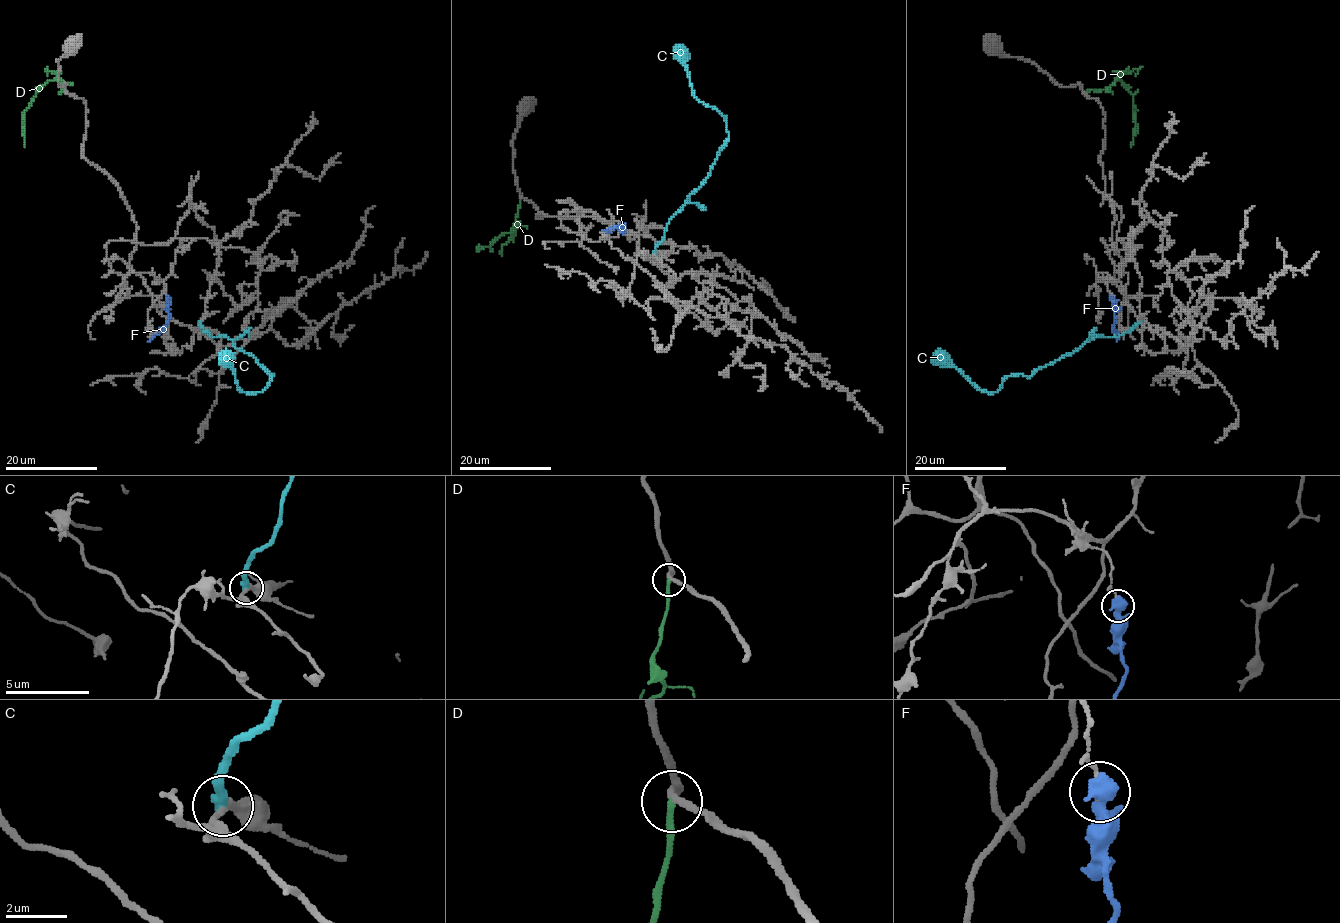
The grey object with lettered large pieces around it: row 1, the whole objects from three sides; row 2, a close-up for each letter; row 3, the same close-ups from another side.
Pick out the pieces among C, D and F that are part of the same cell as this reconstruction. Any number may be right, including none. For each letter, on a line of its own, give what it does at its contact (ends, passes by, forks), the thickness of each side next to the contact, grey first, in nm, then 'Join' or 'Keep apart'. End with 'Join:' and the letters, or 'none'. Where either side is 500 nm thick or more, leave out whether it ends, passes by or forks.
C: It ends there. Thickness 240 nm (grey) against 360 nm. Keep apart
D: It ends there. Thickness 220 nm (grey) against 180 nm. Keep apart
F: Thickness 130 nm (grey) against 650 nm. Keep apart
Join: none

